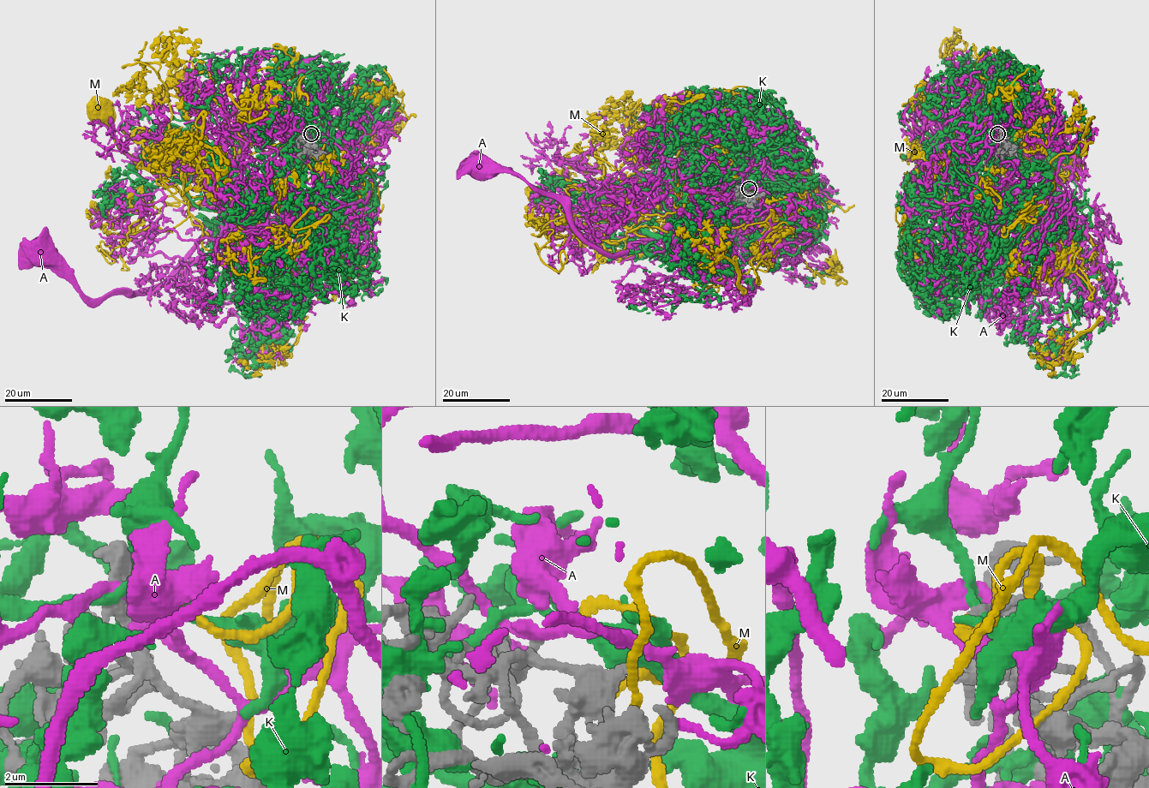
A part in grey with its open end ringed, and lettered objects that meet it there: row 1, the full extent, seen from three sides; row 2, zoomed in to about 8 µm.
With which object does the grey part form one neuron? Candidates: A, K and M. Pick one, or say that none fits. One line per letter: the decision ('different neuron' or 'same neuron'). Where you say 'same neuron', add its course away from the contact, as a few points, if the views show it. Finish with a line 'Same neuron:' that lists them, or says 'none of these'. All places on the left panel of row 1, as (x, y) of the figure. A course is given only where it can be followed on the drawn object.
A: different neuron
K: different neuron
M: same neuron | via (311, 134), (320, 124), (323, 137), (314, 143), (234, 156), (214, 183), (201, 186), (139, 165), (99, 114)
Same neuron: M

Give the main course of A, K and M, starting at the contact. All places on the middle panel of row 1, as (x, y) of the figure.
A: (745, 190), (709, 186), (741, 203), (688, 213), (612, 254), (584, 238), (557, 199), (478, 166)
K: (748, 188), (699, 140), (680, 188), (715, 226), (683, 220), (711, 249), (694, 263), (732, 276), (636, 310)
M: (749, 188), (756, 192), (758, 218), (686, 199), (664, 200), (652, 220), (558, 217), (538, 194)

